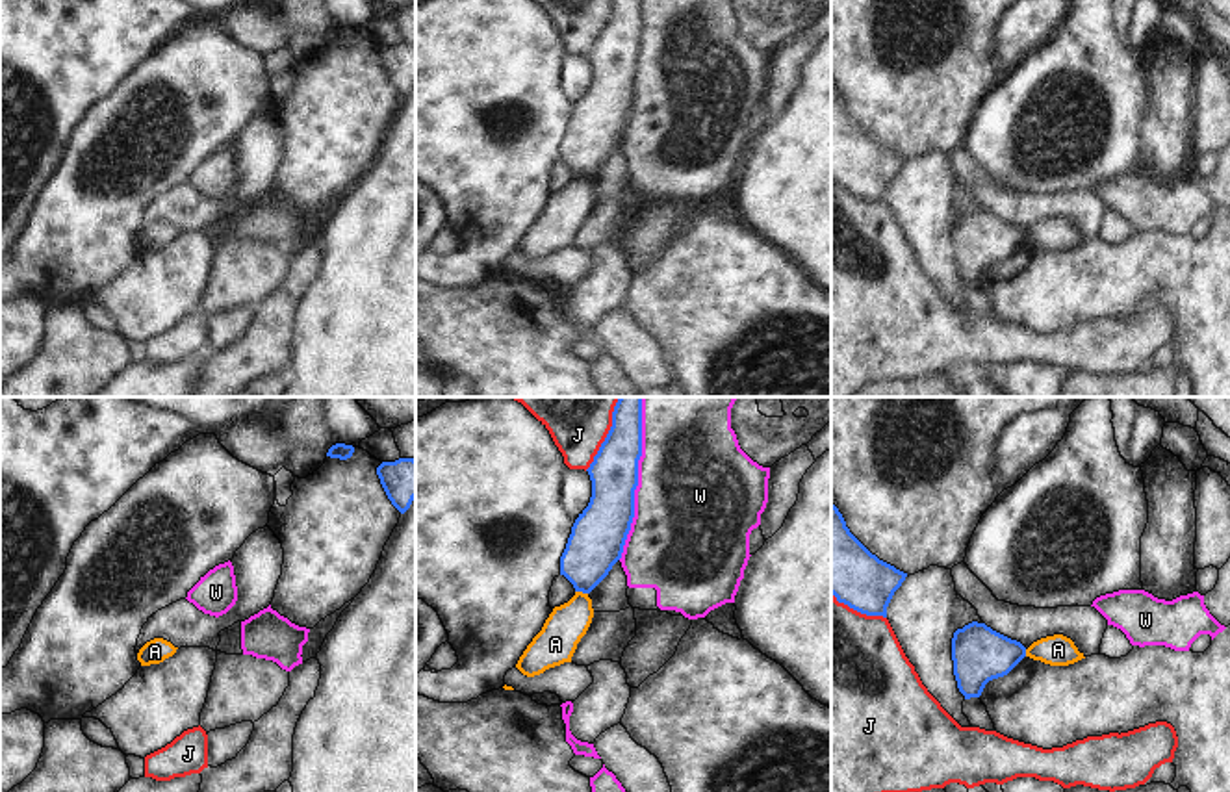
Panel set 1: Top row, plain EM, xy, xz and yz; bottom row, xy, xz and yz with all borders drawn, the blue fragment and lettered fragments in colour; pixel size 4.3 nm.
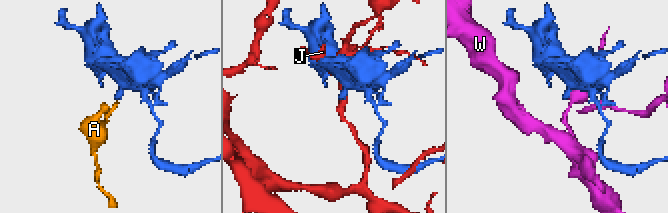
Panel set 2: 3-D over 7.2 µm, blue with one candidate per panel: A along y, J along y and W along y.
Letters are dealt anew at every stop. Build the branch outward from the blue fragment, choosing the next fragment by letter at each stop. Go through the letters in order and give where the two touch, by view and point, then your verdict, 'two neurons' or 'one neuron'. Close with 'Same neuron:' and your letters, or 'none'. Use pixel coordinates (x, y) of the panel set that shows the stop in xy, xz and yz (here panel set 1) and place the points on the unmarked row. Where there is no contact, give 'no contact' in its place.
A: meets blue in xz at (581, 175); two neurons
J: meets blue in xz at (602, 28); two neurons
W: meets blue in xz at (635, 73); two neurons
Same neuron: none

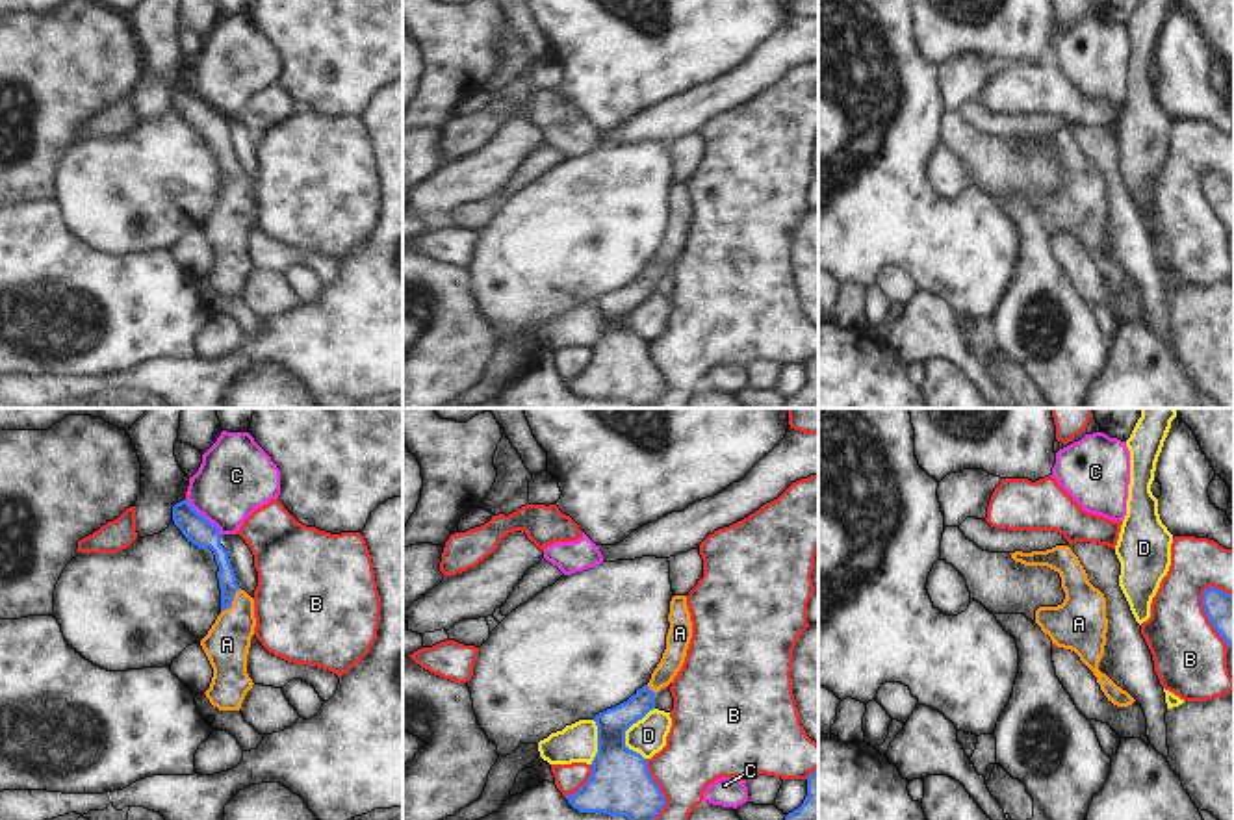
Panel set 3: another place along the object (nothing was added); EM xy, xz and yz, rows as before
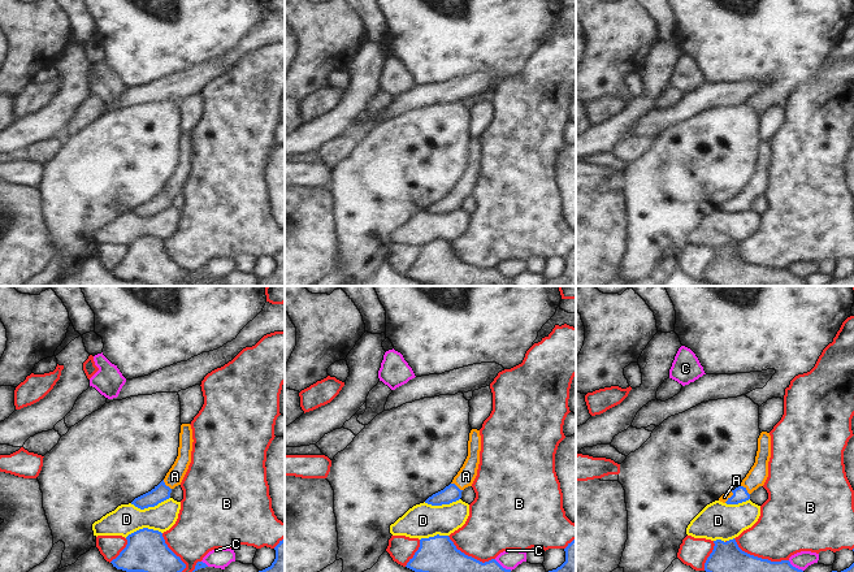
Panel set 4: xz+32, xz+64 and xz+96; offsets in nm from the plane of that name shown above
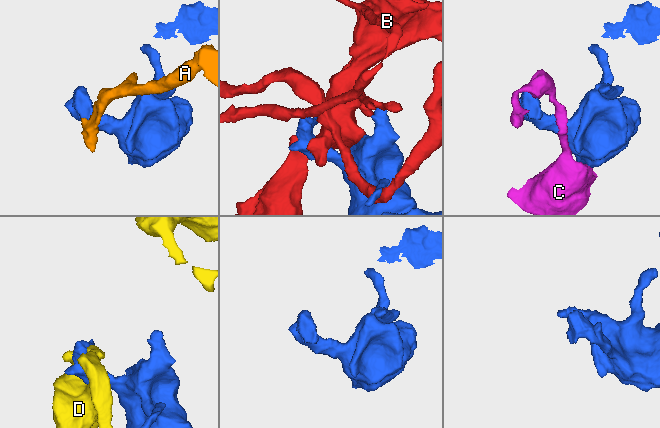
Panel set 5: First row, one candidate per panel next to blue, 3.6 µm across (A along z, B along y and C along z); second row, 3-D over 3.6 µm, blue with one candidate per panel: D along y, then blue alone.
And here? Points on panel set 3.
A: meets blue in xy at (232, 184); one neuron
B: meets blue in xz at (659, 375); two neurons
C: meets blue in xy at (203, 101); two neurons
D: meets blue in xz at (624, 318); two neurons
Same neuron: A

